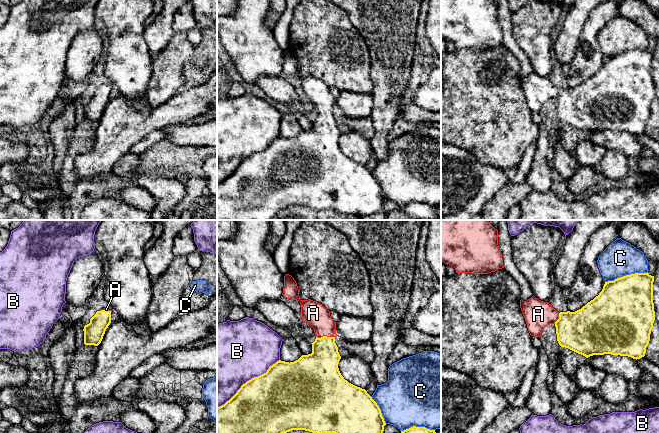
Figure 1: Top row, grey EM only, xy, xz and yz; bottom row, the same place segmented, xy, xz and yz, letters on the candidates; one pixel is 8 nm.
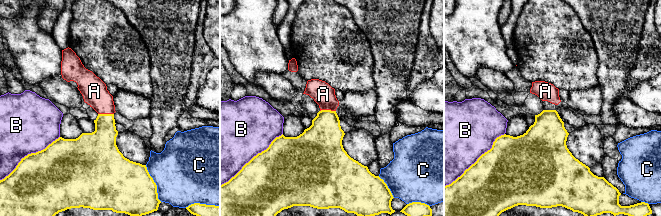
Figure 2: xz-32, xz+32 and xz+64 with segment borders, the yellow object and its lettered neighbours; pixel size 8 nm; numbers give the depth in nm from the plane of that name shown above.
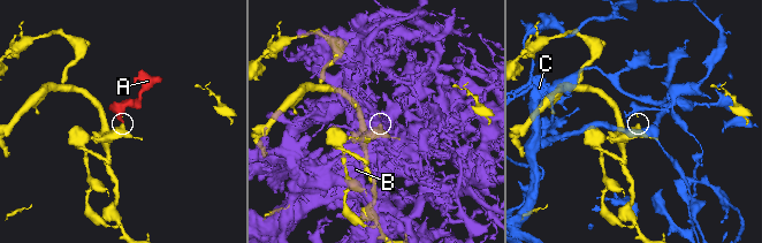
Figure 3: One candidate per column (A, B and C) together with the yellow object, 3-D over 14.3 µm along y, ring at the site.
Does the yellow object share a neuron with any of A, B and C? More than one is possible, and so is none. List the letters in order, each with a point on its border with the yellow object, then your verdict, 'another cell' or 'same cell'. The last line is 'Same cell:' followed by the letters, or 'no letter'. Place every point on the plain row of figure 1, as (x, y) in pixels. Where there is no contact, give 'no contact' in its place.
A: xz (325, 112) | same cell
B: xz (249, 156) | another cell
C: yz (626, 51) | another cell
Same cell: A

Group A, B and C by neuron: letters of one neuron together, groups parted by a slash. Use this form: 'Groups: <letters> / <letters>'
Groups: A / B / C

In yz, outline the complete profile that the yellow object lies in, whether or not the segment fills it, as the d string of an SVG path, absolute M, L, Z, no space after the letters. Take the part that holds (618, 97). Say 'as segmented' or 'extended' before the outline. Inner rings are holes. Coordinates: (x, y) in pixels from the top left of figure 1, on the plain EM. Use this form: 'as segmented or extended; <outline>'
extended; M648 48L605 58L599 71L575 88L559 89L551 80L534 71L527 77L521 75L520 84L531 112L540 113L546 102L554 100L559 121L586 134L611 130L637 136L645 132L655 96L653 58L654 52Z

